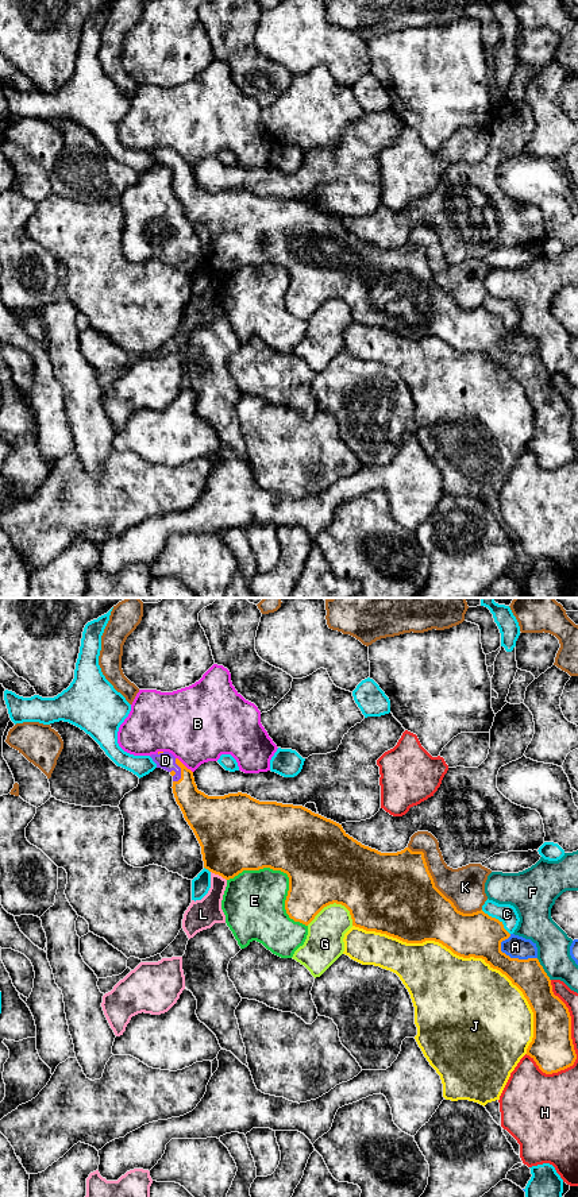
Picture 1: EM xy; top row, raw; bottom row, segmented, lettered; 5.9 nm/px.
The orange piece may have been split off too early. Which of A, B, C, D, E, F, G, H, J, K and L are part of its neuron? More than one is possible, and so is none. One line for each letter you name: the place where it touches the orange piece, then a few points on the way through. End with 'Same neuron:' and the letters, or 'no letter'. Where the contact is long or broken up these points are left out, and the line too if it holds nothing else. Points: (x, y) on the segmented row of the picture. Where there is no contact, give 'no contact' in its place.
D: meets orange in xy at (181, 771)
Same neuron: D

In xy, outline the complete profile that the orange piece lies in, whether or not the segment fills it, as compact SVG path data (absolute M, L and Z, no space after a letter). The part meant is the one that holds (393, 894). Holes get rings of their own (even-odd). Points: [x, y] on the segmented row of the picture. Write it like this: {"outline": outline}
{"outline": "M158 752L150 757L157 764L157 768L162 768L173 776L172 788L176 802L201 846L205 869L226 880L234 879L243 870L259 870L263 868L286 873L289 877L289 891L285 900L286 914L294 922L305 926L324 907L336 903L350 911L352 926L355 927L386 934L406 943L435 941L459 957L482 958L490 968L505 974L523 992L533 1012L533 1038L527 1049L527 1055L546 1074L558 1073L574 1065L577 1054L571 1039L571 1016L566 1004L554 995L551 980L539 959L510 958L502 953L501 942L510 937L504 928L502 922L489 916L482 910L473 914L458 911L454 903L435 887L423 852L412 852L409 847L405 847L397 853L381 853L350 837L342 825L315 814L303 806L259 802L242 792L224 796L208 796L197 789L193 772L172 753Z"}

